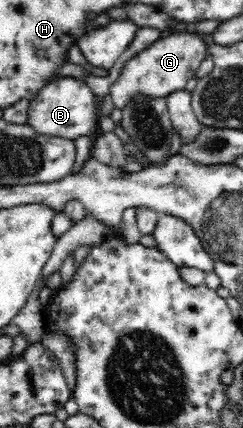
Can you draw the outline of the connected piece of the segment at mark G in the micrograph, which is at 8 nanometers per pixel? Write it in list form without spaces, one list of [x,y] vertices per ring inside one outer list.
[[[176,34],[166,40],[158,40],[156,44],[142,50],[128,60],[121,69],[118,78],[110,87],[110,98],[118,110],[128,108],[138,98],[166,98],[172,92],[185,90],[186,82],[199,69],[202,58],[206,56],[204,42],[196,34]]]

